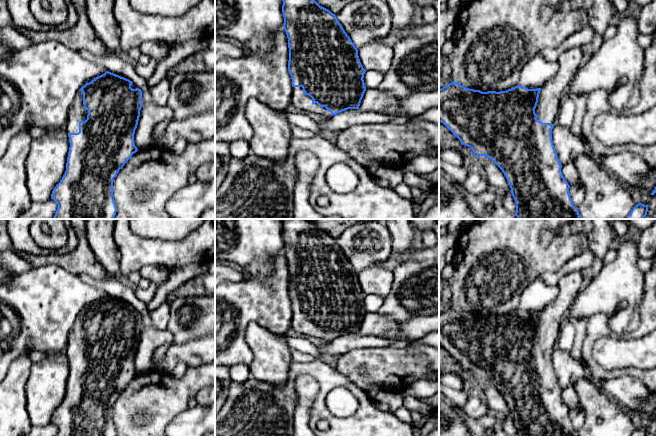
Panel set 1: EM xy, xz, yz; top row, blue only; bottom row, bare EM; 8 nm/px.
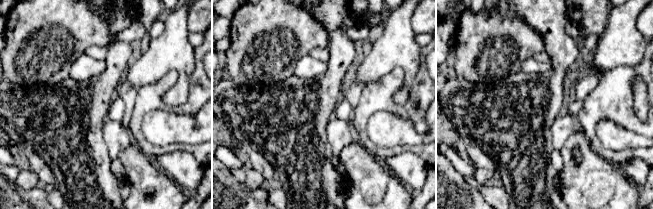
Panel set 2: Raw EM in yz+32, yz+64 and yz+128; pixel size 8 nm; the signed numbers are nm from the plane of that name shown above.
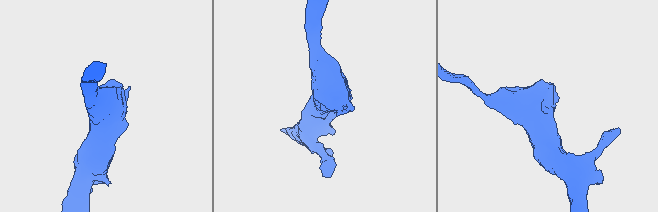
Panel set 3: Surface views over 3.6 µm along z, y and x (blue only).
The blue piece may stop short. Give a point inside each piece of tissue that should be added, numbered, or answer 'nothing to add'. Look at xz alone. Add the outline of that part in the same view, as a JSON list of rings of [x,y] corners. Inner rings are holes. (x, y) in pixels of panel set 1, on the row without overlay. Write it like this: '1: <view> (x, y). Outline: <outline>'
1: xz (303, 326). Outline: [[[292,311],[291,328],[300,336],[320,341],[331,341],[331,336],[325,331],[320,331],[317,327],[313,328],[309,319],[303,317],[302,311]]]

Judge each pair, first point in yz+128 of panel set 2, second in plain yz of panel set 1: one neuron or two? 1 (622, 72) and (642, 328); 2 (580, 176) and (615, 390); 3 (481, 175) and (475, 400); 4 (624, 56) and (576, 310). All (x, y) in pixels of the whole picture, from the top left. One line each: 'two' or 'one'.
1: one
2: two
3: one
4: one

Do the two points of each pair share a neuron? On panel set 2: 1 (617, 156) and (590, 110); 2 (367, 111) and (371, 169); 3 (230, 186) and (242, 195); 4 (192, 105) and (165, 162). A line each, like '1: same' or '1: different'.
1: same
2: different
3: same
4: different

